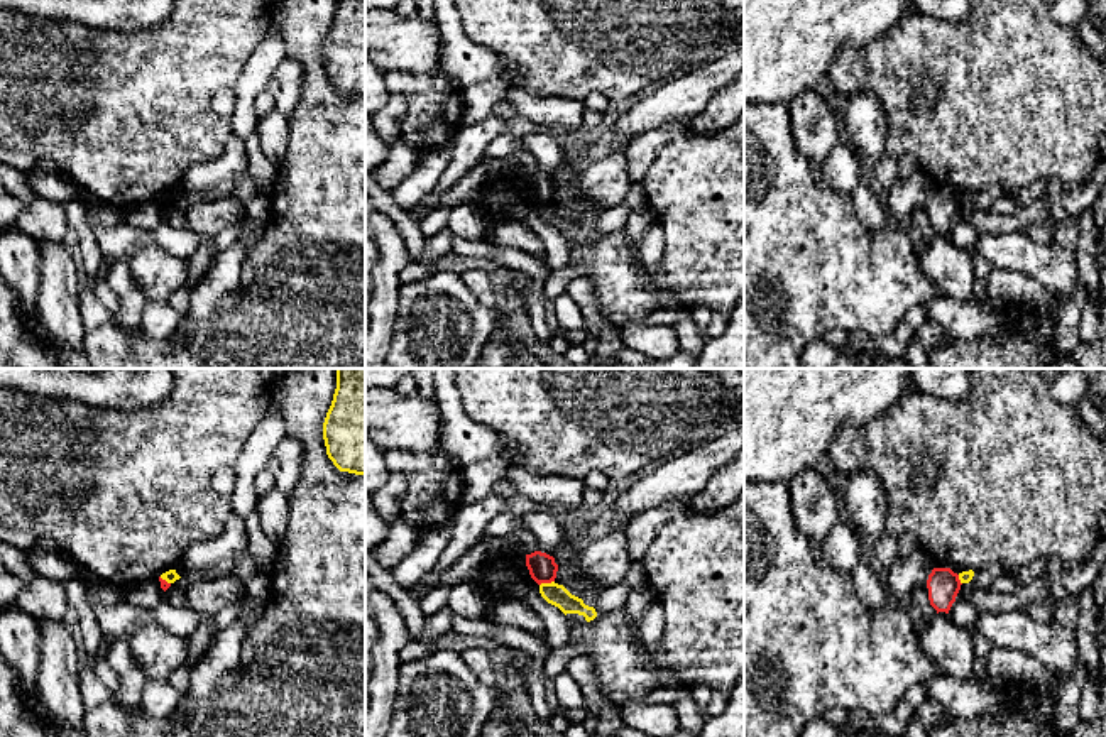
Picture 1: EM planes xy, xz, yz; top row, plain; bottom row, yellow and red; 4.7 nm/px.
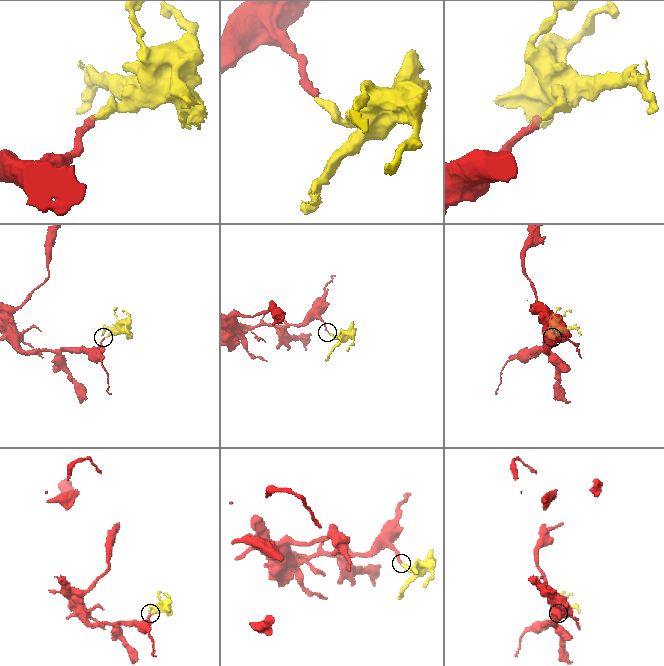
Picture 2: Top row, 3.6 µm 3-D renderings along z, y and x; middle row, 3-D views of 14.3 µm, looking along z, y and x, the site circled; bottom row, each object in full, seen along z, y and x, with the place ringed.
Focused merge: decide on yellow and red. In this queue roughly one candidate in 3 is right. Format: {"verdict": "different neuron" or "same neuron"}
{"verdict": "different neuron"}

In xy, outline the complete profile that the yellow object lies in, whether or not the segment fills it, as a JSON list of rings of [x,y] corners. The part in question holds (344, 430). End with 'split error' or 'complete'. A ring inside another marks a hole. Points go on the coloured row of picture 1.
[[[337,368],[323,439],[328,458],[340,472],[365,475],[365,368]]]; complete

